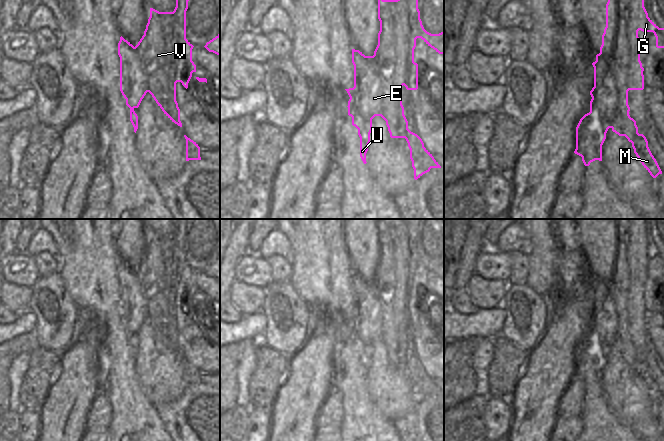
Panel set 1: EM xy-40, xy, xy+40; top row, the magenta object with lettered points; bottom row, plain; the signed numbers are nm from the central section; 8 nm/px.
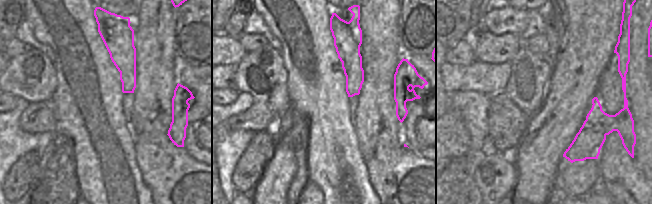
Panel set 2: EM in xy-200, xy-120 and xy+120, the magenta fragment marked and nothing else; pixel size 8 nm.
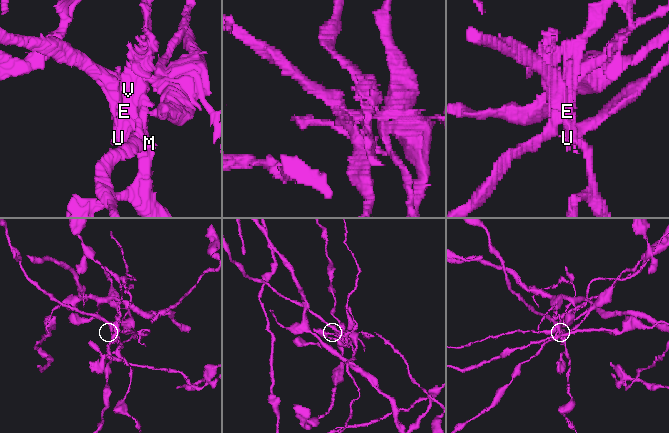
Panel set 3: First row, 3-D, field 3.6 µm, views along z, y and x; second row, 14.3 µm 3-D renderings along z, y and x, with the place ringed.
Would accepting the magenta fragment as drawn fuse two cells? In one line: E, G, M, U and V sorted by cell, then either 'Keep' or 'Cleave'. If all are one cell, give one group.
Groups: E G M V / U. Cleave.

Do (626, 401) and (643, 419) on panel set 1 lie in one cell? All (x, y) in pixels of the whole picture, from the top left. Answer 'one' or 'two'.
one

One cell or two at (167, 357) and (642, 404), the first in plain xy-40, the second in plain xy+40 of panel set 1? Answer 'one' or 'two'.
one

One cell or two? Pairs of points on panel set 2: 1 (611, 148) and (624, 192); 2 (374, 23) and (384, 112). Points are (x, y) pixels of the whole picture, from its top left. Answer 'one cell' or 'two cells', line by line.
1: one cell
2: one cell

